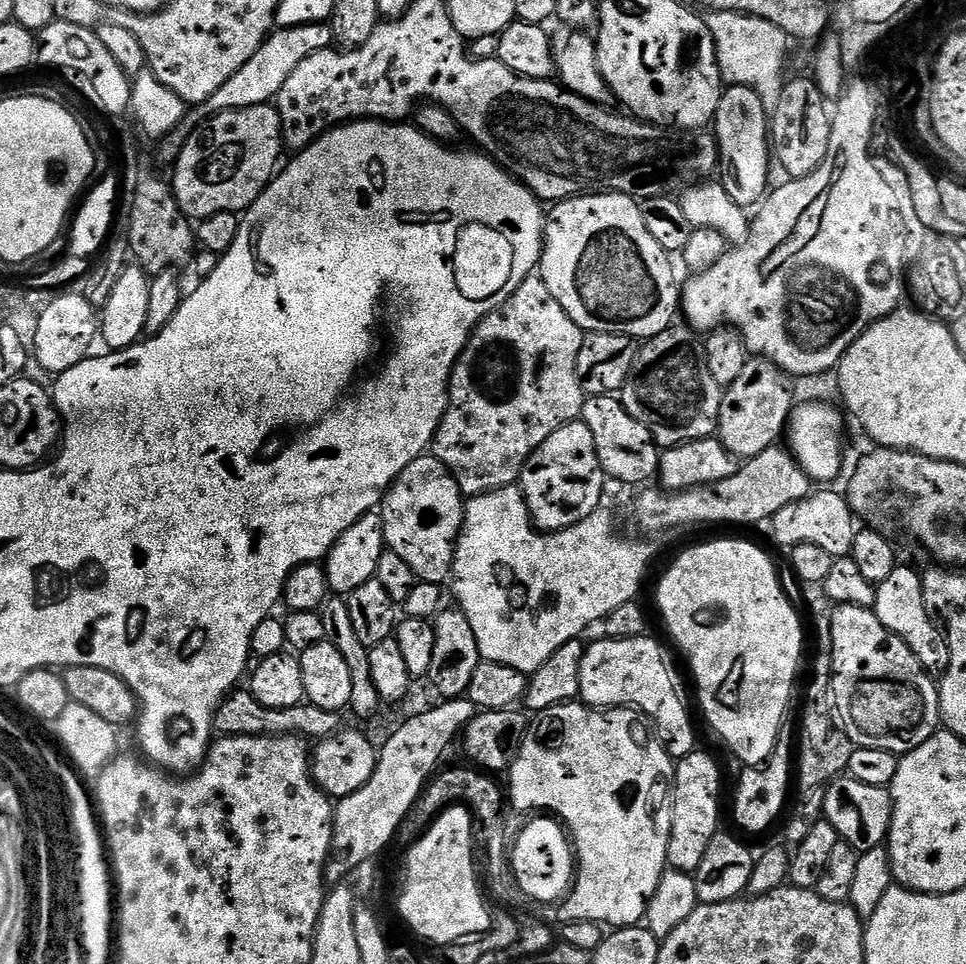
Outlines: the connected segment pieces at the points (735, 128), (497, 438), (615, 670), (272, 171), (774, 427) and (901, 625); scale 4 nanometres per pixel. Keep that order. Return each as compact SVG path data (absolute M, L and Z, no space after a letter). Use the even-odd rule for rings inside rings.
M734 85L723 89L720 105L716 111L714 132L717 137L728 139L728 148L732 152L740 152L740 169L736 176L740 184L727 185L730 198L741 206L753 206L761 203L766 188L763 184L768 180L768 158L770 162L770 116L764 112L762 101L752 88L746 85Z
M538 274L527 276L522 282L522 286L518 286L518 290L514 290L511 298L501 308L494 310L480 321L478 327L473 330L463 354L456 360L456 365L452 371L452 377L448 383L448 409L444 412L444 417L438 426L436 438L432 441L430 449L431 455L435 456L437 460L441 460L452 471L452 476L458 482L465 497L481 496L484 492L513 487L519 481L522 470L534 454L534 450L538 450L538 446L542 446L542 442L546 442L546 438L550 438L550 434L554 434L554 430L558 430L564 424L571 424L572 421L581 419L586 397L578 382L576 367L578 366L578 354L584 345L585 335L584 329L579 328L564 313L558 298L554 298L554 294L550 294L546 282Z
M645 634L625 640L600 638L597 644L589 643L582 658L579 699L589 708L603 710L629 707L639 710L654 725L658 739L669 756L673 761L678 761L697 751L696 728L680 697L676 676L668 665L668 656L663 646L650 637Z
M272 104L217 112L193 131L176 160L174 165L176 173L170 176L170 183L178 206L184 211L185 216L195 218L197 221L223 212L243 213L264 193L264 189L276 175L278 165L281 163L280 151L285 151L285 148L284 124L280 120L278 110Z
M749 358L742 366L742 374L723 389L720 398L720 426L718 438L724 449L741 461L753 460L762 450L773 447L781 439L788 418L792 415L794 399L788 393L790 377L774 362L763 358Z
M897 566L886 578L886 582L876 585L876 607L874 609L878 622L886 626L892 635L902 638L906 646L922 662L929 676L943 678L950 666L950 646L948 638L944 635L941 625L926 610L924 601L924 582L921 573L912 568Z

